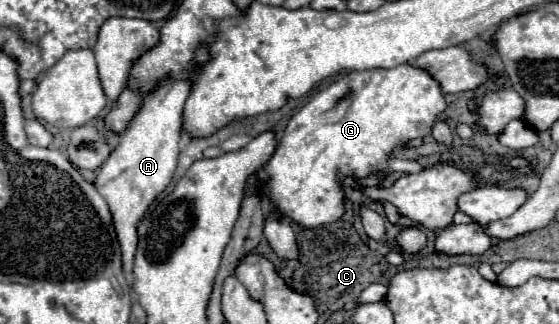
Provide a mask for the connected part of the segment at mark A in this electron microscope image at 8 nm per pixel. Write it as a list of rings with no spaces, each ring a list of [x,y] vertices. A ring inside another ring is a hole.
[[[163,80],[153,94],[145,96],[137,116],[121,134],[119,146],[111,152],[111,156],[101,166],[95,178],[95,188],[109,204],[113,216],[113,226],[121,246],[121,260],[125,274],[133,270],[133,258],[139,242],[137,224],[141,222],[149,204],[169,186],[173,178],[183,124],[181,112],[185,98],[189,96],[189,90],[191,90],[189,80]]]

